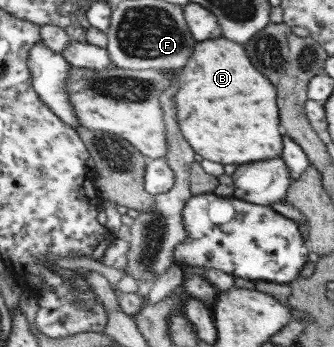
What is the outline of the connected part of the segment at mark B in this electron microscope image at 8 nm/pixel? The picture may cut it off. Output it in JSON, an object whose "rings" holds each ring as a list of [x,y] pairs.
{"rings":[[[224,37],[198,42],[190,61],[180,69],[168,70],[173,85],[182,85],[175,101],[177,103],[177,121],[187,141],[194,145],[196,153],[204,155],[210,161],[223,165],[238,166],[252,161],[266,161],[283,156],[285,141],[280,131],[280,115],[276,105],[276,87],[262,75],[250,61],[243,44]]]}

